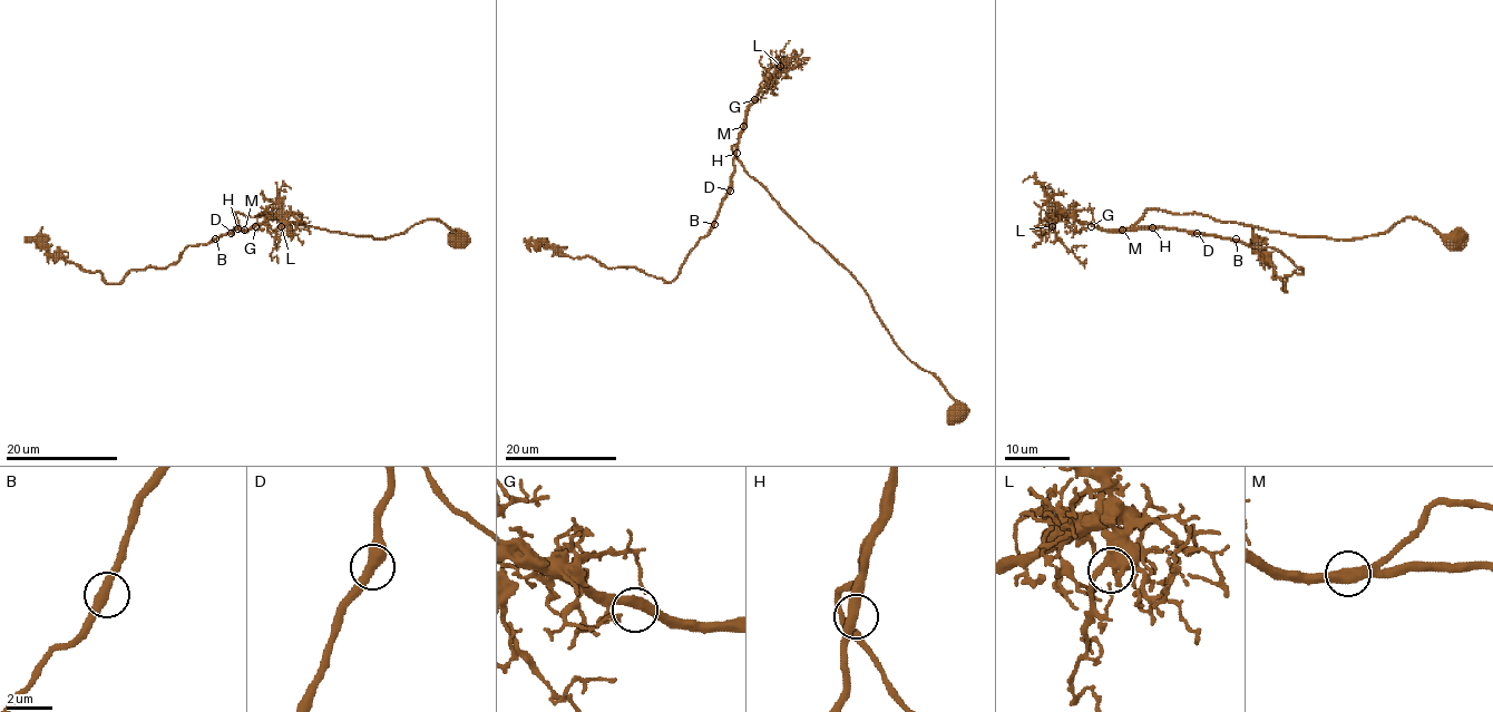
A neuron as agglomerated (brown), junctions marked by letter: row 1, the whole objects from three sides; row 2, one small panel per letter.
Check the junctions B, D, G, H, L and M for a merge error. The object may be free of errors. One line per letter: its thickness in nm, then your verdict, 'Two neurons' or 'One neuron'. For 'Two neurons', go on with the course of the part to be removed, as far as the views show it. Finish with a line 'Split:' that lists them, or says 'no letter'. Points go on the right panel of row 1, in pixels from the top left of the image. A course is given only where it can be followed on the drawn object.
B: Thickness 400 nm. One neuron
D: Thickness 460 nm. One neuron
G: Thickness 440 nm. One neuron
H: Thickness 400 nm. One neuron
L: Thickness 440 nm. One neuron
M: Thickness 460 nm. One neuron
Split: no letter

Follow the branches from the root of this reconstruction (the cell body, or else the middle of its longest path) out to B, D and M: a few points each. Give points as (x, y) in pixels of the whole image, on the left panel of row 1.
B: (457, 239), (437, 220), (374, 239), (241, 213), (233, 213), (238, 226), (215, 239)
D: (457, 239), (437, 220), (374, 239), (241, 213), (233, 213), (238, 226), (231, 233)
M: (457, 239), (437, 220), (374, 239), (233, 213), (244, 230)

